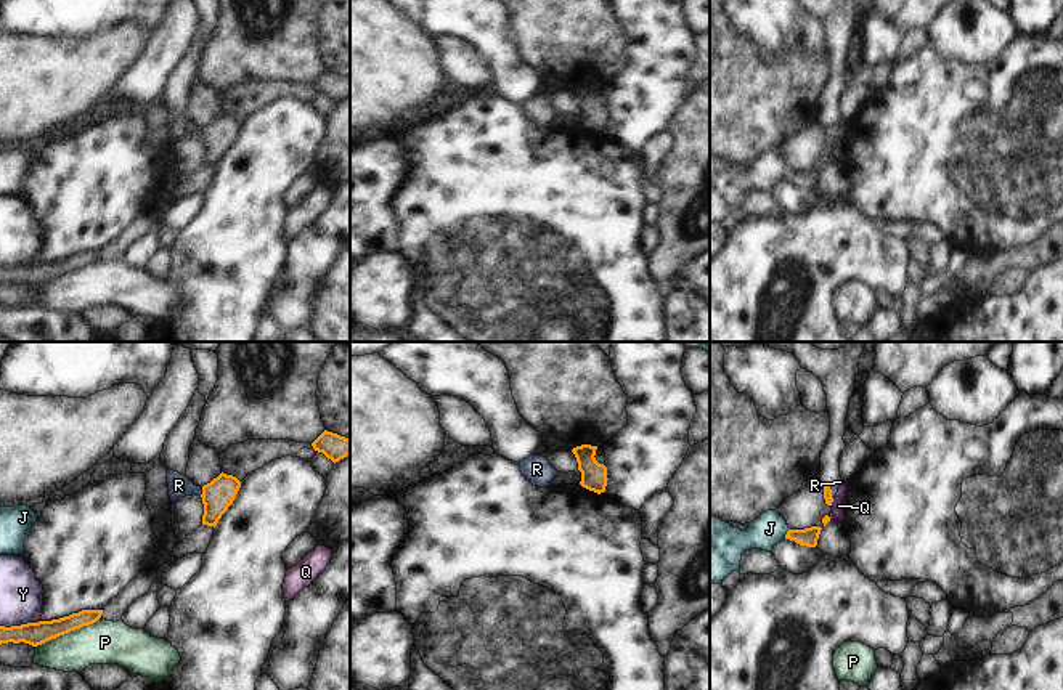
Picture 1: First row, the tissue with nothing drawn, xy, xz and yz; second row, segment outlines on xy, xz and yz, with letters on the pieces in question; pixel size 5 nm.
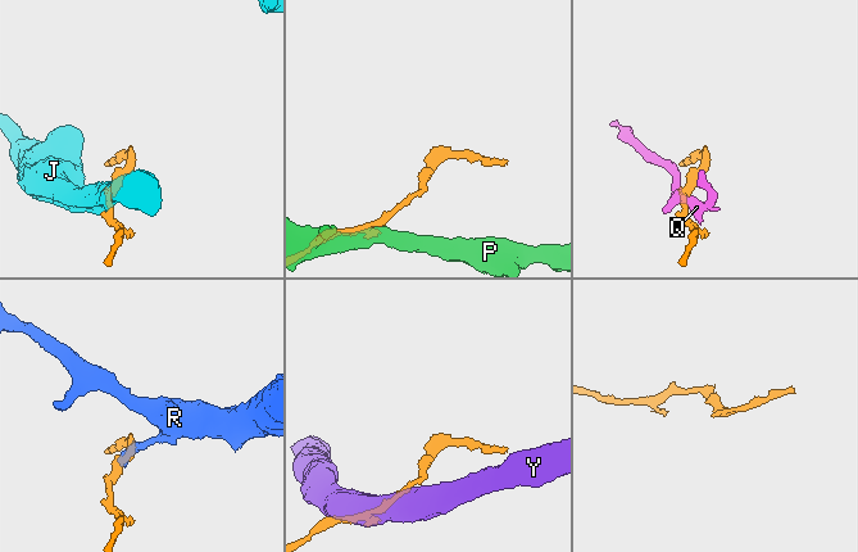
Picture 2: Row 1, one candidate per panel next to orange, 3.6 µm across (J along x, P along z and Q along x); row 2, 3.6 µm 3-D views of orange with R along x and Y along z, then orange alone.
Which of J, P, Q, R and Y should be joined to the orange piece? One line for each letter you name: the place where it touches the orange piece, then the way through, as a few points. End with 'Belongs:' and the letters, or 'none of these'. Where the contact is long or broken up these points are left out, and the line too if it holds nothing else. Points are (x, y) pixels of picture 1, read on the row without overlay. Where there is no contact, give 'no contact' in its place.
R: xy (203, 132) | across xy (217, 137), (203, 132), (179, 125)
Belongs: R

